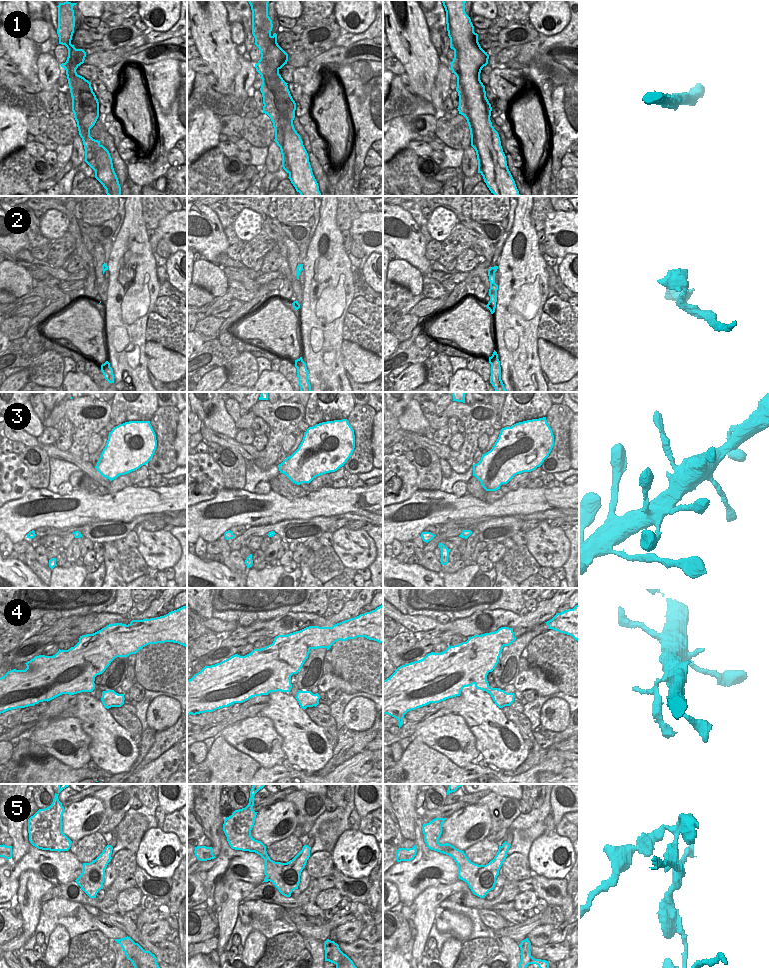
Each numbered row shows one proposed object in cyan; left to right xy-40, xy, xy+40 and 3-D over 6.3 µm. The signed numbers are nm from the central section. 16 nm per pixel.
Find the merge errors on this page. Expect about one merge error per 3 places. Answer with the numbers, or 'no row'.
5

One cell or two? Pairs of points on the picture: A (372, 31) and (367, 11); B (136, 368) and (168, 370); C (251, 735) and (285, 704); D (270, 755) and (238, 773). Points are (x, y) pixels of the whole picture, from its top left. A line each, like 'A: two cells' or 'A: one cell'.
A: two cells
B: two cells
C: two cells
D: two cells

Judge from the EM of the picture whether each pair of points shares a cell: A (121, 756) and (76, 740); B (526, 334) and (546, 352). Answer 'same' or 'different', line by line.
A: different
B: different

